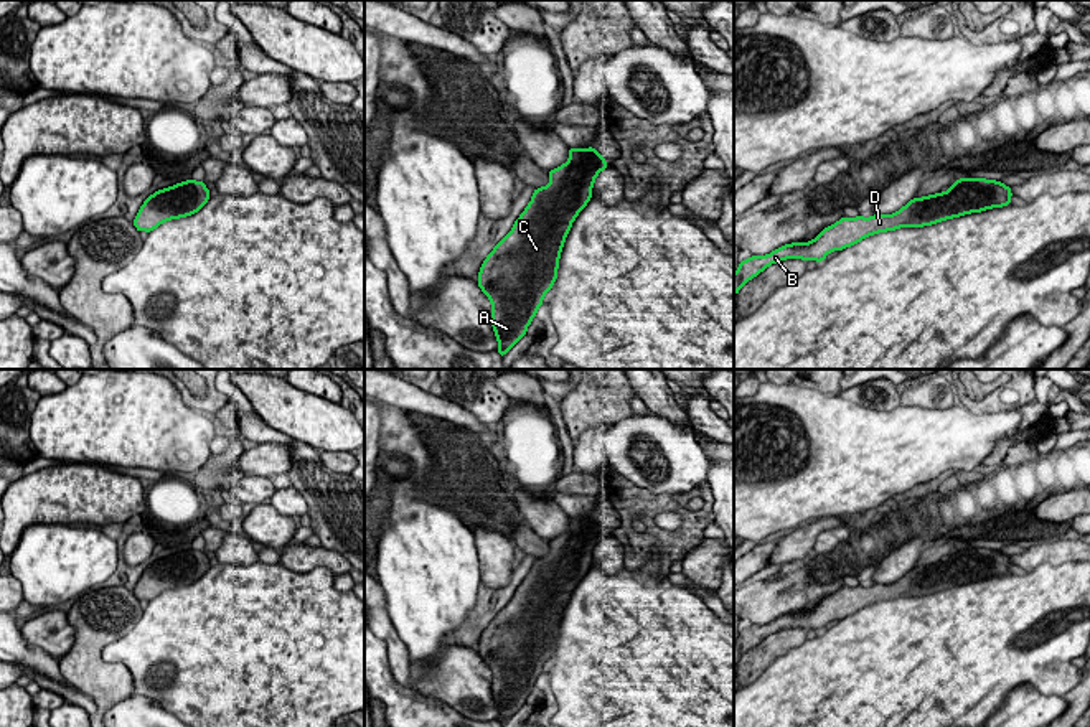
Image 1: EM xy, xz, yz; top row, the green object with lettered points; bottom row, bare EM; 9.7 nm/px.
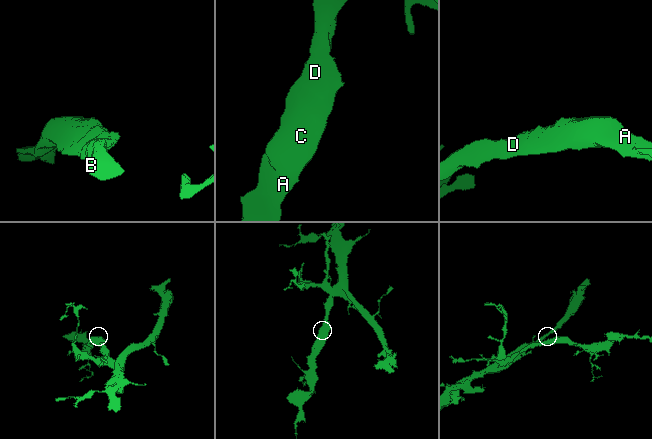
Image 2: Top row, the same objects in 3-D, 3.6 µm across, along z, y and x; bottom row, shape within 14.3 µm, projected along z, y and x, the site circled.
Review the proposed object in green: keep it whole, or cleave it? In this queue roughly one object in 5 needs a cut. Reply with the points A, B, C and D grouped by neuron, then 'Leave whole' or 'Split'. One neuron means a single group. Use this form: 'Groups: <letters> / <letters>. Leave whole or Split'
Groups: A B C D. Leave whole

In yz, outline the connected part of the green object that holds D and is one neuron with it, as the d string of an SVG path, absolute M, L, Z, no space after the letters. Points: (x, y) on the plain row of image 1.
M958 547L945 562L935 562L910 569L894 584L874 584L871 587L846 587L825 597L810 612L785 613L767 625L752 625L742 630L734 641L734 664L762 640L785 628L823 631L833 620L843 620L859 610L899 597L932 595L951 587L980 582L1011 574L1011 556L996 549Z

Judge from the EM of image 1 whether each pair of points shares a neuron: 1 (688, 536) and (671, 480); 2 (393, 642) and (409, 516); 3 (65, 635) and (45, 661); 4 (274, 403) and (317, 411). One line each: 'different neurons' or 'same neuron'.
1: different neurons
2: different neurons
3: different neurons
4: same neuron

